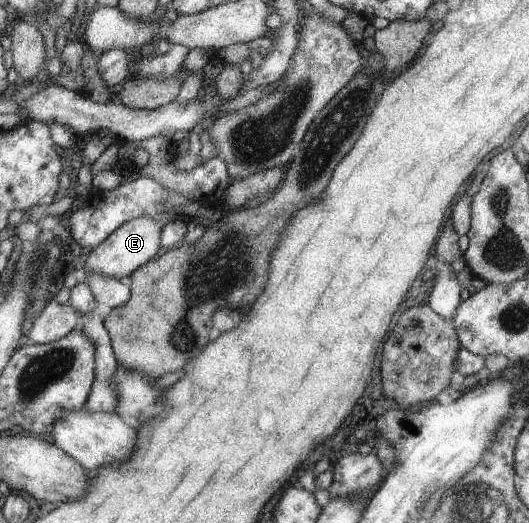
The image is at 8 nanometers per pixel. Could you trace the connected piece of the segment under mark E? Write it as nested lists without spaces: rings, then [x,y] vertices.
[[[145,215],[128,220],[113,231],[109,238],[102,240],[97,247],[93,248],[80,273],[82,271],[95,271],[115,277],[117,280],[127,276],[127,274],[133,274],[133,270],[137,266],[146,264],[161,252],[159,237],[164,225]]]

